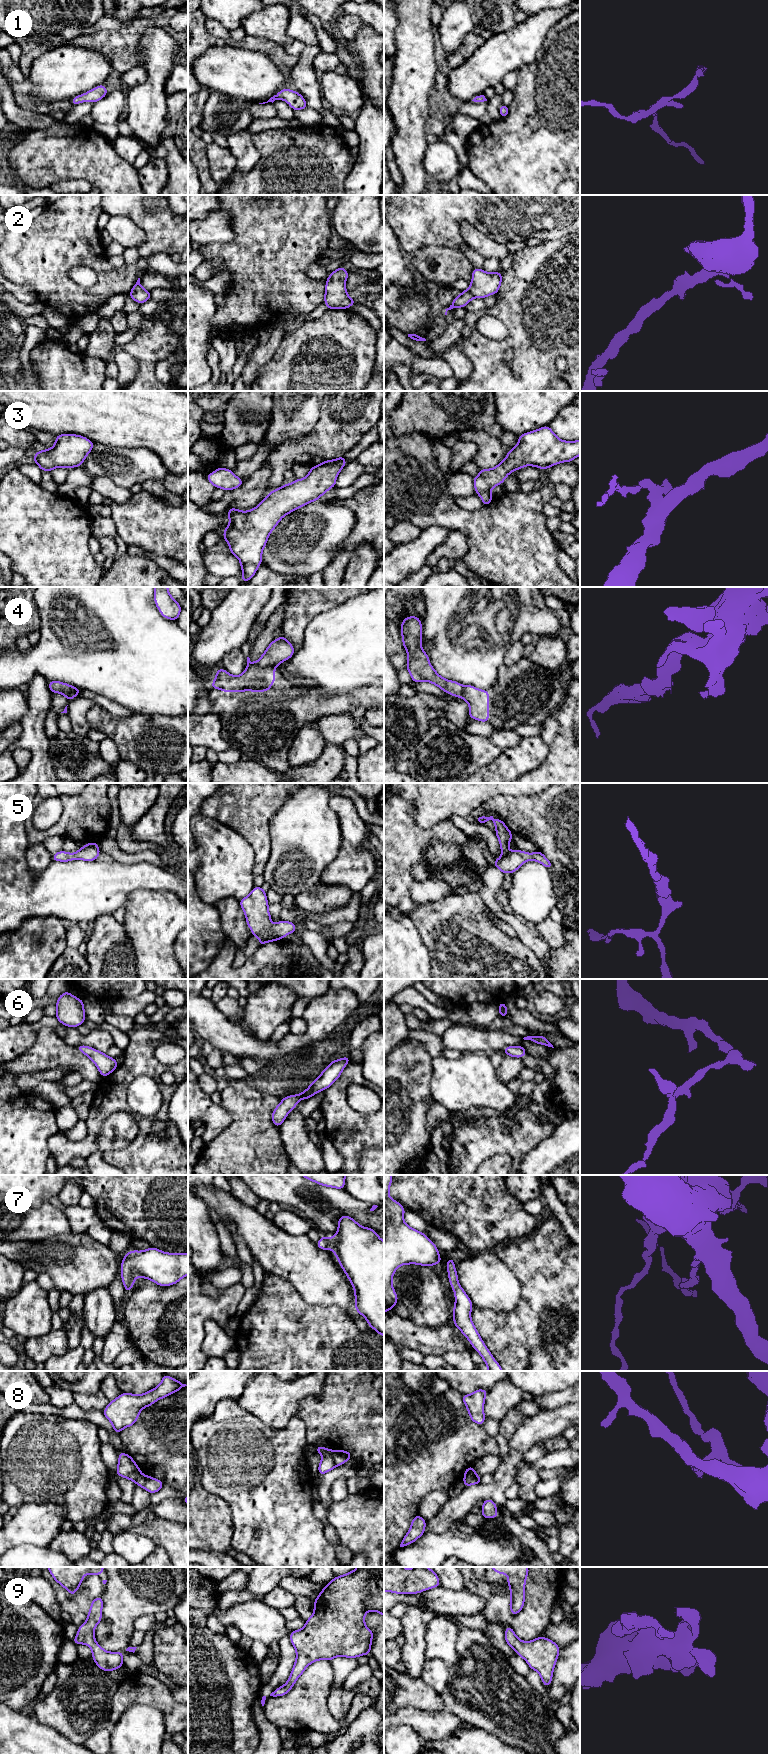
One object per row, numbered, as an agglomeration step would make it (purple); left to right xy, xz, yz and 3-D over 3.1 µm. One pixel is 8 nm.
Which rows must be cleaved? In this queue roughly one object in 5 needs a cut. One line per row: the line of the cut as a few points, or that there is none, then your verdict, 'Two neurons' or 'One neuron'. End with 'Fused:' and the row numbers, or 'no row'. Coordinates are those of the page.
1: No split. One neuron
2: No split. One neuron
3: No split. One neuron
4: Split along xy (52, 692), (74, 689), (77, 694). Two neurons
5: No split. One neuron
6: No split. One neuron
7: No split. One neuron
8: Split along yz (464, 1476), (472, 1476), (476, 1483). Two neurons
9: No split. One neuron
Fused: 4, 8

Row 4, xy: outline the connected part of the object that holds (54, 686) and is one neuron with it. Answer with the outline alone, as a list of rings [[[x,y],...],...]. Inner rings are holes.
[[[49,681],[48,687],[52,692],[56,692],[58,690],[64,690],[66,692],[71,692],[72,689],[75,689],[77,695],[79,695],[81,691],[79,688],[76,688],[72,685],[69,685],[69,684],[60,682],[60,681]]]

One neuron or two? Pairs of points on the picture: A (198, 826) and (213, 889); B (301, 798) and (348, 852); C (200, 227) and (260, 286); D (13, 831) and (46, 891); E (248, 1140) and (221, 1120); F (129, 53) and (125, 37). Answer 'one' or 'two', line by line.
A: one
B: two
C: two
D: one
E: two
F: one

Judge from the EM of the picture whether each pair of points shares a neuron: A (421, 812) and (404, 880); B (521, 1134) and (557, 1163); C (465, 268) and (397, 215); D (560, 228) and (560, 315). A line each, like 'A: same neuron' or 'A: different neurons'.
A: different neurons
B: different neurons
C: different neurons
D: different neurons

